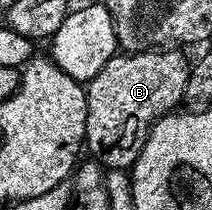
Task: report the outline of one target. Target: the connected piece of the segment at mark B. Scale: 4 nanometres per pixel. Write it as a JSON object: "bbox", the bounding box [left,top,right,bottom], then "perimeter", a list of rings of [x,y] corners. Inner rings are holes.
{"bbox":[84,48,190,171],"perimeter":[[[157,48],[143,50],[137,54],[116,52],[111,55],[98,76],[91,78],[86,84],[88,111],[86,112],[86,132],[84,140],[86,150],[93,159],[104,167],[105,171],[127,171],[138,160],[142,148],[146,144],[149,132],[152,131],[156,119],[164,114],[173,113],[179,102],[185,101],[186,80],[190,69],[189,59],[184,59],[180,48]]]}

